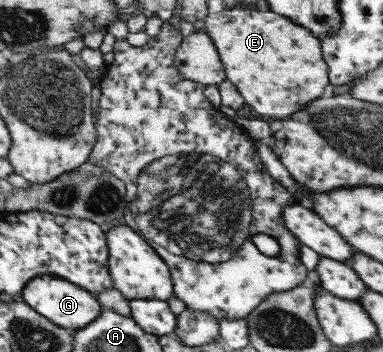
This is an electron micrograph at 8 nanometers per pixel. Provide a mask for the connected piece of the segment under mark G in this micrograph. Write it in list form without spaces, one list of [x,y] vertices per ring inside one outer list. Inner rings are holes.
[[[50,275],[38,276],[32,280],[22,297],[32,308],[36,309],[36,312],[43,314],[62,328],[83,329],[90,323],[94,323],[103,312],[103,305],[96,294],[72,284],[71,281]]]

